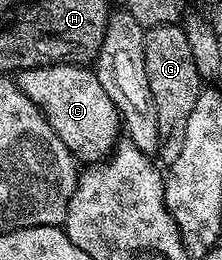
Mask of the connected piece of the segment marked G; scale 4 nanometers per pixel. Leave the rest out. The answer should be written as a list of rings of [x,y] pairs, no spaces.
[[[184,25],[148,27],[145,32],[143,56],[147,84],[151,84],[151,96],[155,100],[155,112],[159,116],[156,157],[162,163],[170,164],[178,159],[179,152],[183,149],[187,120],[190,119],[203,89],[203,79],[195,68],[195,56],[191,56],[191,44],[187,44]]]

